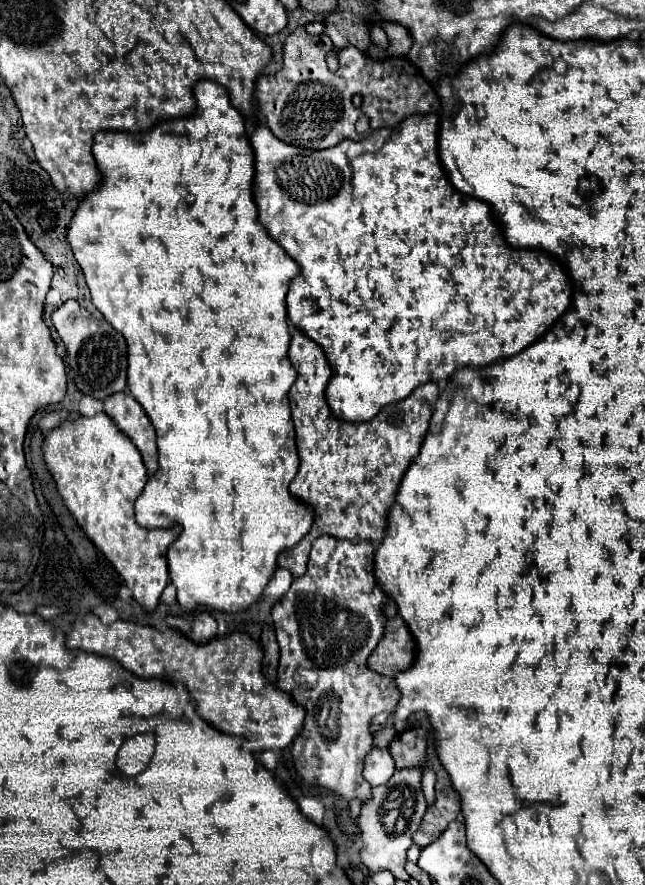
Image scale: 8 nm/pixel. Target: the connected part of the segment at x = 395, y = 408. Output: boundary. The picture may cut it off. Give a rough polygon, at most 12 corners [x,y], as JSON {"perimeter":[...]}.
{"perimeter":[[294,329],[290,409],[316,509],[278,561],[298,577],[320,535],[386,537],[440,389],[374,419],[336,417],[322,347]]}

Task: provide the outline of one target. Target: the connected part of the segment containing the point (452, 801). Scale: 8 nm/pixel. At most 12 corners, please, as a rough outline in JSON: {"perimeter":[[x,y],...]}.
{"perimeter":[[438,777],[436,801],[426,809],[414,845],[438,839],[460,813],[460,795]]}

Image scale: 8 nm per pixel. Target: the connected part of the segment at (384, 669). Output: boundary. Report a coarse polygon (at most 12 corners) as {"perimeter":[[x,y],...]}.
{"perimeter":[[400,615],[368,657],[368,667],[394,677],[414,657],[412,635]]}

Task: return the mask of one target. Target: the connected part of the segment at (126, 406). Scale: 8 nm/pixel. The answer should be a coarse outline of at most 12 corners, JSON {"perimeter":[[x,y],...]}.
{"perimeter":[[130,393],[104,399],[104,413],[156,471],[156,431]]}

